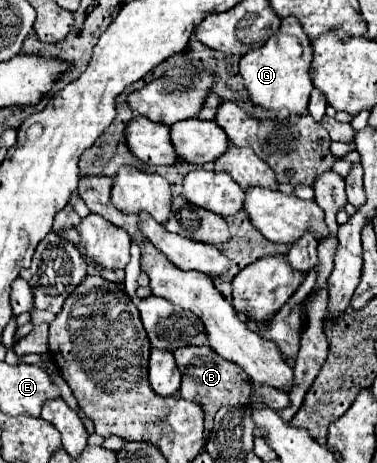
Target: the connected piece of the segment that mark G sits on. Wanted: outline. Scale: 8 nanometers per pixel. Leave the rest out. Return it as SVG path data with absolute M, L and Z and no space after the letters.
M287 17L281 21L281 27L267 43L255 51L249 51L241 57L239 71L245 79L245 89L249 93L249 99L253 105L281 111L287 109L291 115L303 115L307 113L309 95L313 91L311 79L309 79L309 65L313 59L311 41L301 29L299 21L295 17Z

